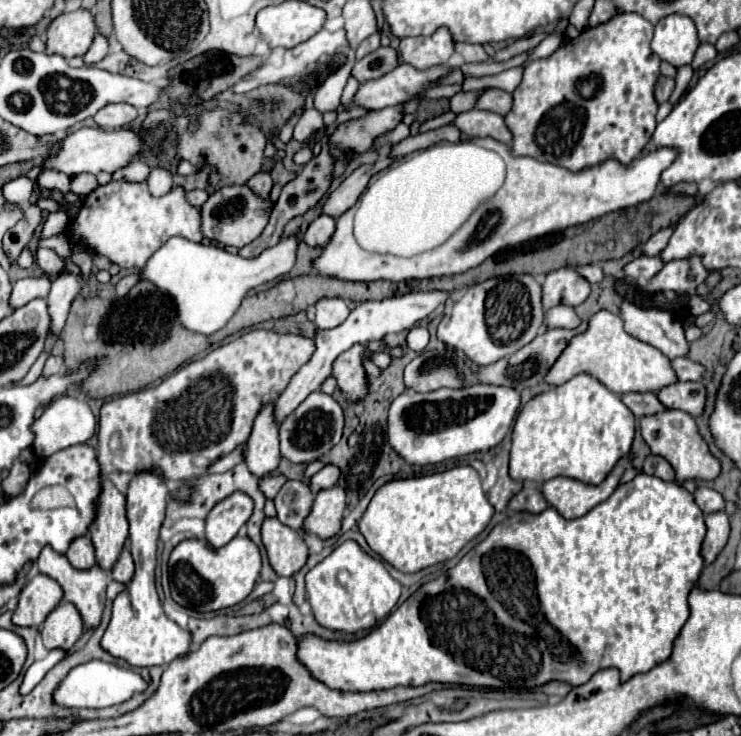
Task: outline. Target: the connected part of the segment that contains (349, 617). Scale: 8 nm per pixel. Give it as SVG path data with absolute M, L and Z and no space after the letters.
M347 540L337 546L323 562L309 570L305 582L307 600L313 608L315 620L323 628L347 634L371 630L375 624L389 616L401 596L401 584L391 578L383 562L365 554L353 540Z

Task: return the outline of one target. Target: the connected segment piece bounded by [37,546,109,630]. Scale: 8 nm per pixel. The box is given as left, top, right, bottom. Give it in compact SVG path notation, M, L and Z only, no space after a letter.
M49 546L37 558L37 568L39 568L41 574L45 574L45 576L53 578L55 582L59 582L59 586L65 592L63 598L79 610L79 614L83 618L83 624L85 624L85 630L91 630L91 628L99 626L101 614L103 614L103 608L105 608L105 588L107 588L107 582L109 582L109 574L105 570L101 570L99 566L93 566L91 570L77 570L69 564L67 556L57 554Z

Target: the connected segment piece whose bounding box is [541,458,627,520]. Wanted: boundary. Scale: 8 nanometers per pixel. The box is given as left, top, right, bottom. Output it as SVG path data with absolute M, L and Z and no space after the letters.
M623 458L613 468L613 472L607 476L607 480L601 482L599 486L589 486L579 480L559 476L559 478L547 480L541 486L541 492L547 500L547 504L553 506L563 518L567 518L567 520L581 518L583 514L587 514L591 508L595 508L597 504L601 504L603 500L607 500L613 494L613 490L619 484L619 478L623 474L625 462L627 462L627 458Z

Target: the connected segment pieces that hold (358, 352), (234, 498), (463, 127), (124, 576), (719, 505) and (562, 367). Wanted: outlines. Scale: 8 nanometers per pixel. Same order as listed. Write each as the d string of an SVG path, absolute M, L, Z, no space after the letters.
M355 344L333 362L331 376L337 380L337 388L349 402L363 400L365 392L369 392L369 376L363 368L363 362L369 360L369 354L371 350L367 344Z
M235 492L229 498L221 500L205 520L207 542L213 548L225 546L237 536L239 528L247 524L251 514L253 514L253 500L241 492Z
M469 110L469 112L461 112L457 114L457 118L453 120L453 124L469 138L481 138L481 136L491 136L503 144L511 142L511 132L507 130L503 116L495 114L495 112L485 112L485 110Z
M127 544L127 546L123 548L117 564L113 566L111 576L113 576L113 580L117 580L117 582L129 584L129 580L133 580L133 572L135 572L135 564L133 564L133 558L131 558L131 548L129 548L129 544Z
M699 486L699 488L693 492L693 498L695 498L695 504L697 504L705 514L711 514L711 512L717 512L717 510L723 510L723 508L725 508L723 496L721 496L717 490L707 488L707 486Z
M599 310L589 322L587 330L573 336L569 340L565 352L557 358L557 364L545 374L545 384L549 386L561 386L569 378L577 374L591 374L597 378L607 390L615 394L623 392L655 392L667 384L677 382L677 376L669 364L669 358L663 356L657 348L633 338L623 330L623 320L617 314L611 314L607 310Z

